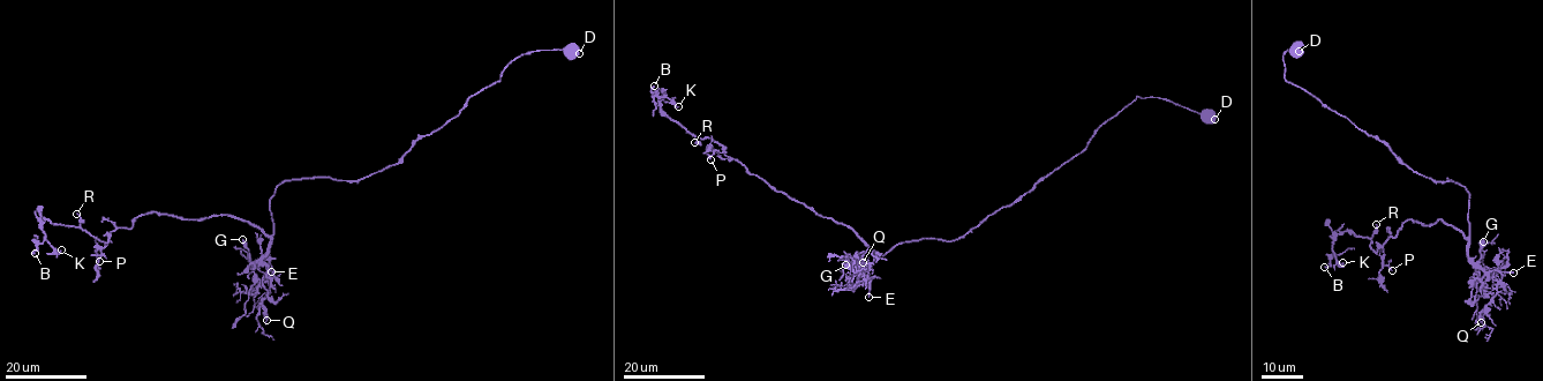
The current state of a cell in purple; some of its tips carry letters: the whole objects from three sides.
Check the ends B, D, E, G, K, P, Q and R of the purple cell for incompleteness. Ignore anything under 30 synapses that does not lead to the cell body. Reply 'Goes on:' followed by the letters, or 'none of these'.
Goes on: E

